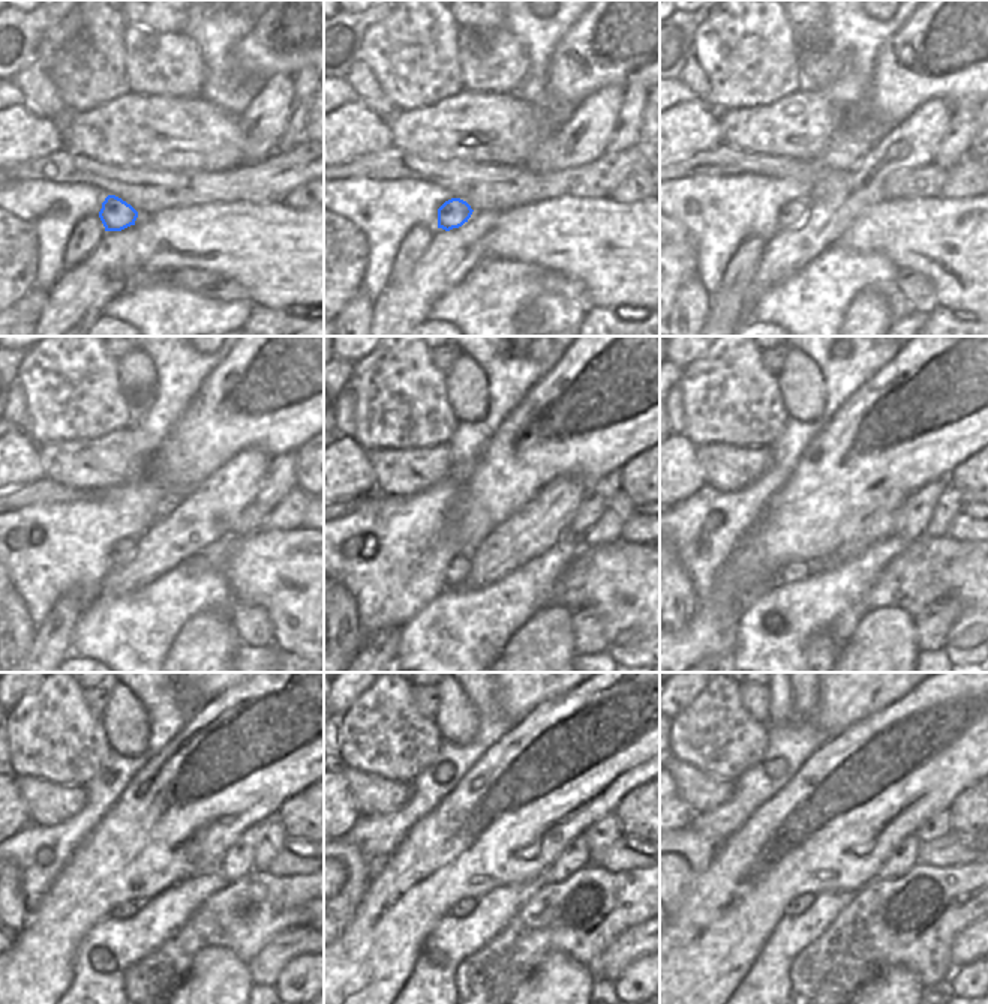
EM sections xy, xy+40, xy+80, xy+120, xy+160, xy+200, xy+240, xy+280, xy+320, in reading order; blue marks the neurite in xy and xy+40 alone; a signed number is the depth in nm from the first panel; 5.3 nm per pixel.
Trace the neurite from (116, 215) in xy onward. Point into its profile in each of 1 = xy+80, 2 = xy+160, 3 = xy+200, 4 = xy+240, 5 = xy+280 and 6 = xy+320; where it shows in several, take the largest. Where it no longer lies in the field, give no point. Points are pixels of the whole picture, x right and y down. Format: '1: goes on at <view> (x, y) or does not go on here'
1: goes on at xy+80 (792, 213)
2: goes on at xy+160 (459, 568)
3: goes on at xy+200 (795, 571)
4: goes on at xy+240 (128, 908)
5: goes on at xy+280 (465, 907)
6: goes on at xy+320 (799, 905)

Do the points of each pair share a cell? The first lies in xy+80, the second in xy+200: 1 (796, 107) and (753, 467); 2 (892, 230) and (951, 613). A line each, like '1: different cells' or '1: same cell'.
1: same cell
2: different cells

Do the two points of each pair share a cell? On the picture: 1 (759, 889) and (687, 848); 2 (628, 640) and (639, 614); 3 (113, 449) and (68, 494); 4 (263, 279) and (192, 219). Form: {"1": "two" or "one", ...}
{"1": "two", "2": "one", "3": "two", "4": "one"}

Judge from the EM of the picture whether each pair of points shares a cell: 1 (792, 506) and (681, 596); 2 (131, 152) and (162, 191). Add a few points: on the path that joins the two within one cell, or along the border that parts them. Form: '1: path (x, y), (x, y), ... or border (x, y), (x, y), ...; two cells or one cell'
1: border (699, 604), (693, 617), (675, 631); two cells
2: border (110, 164), (122, 167), (159, 167), (179, 171); two cells

